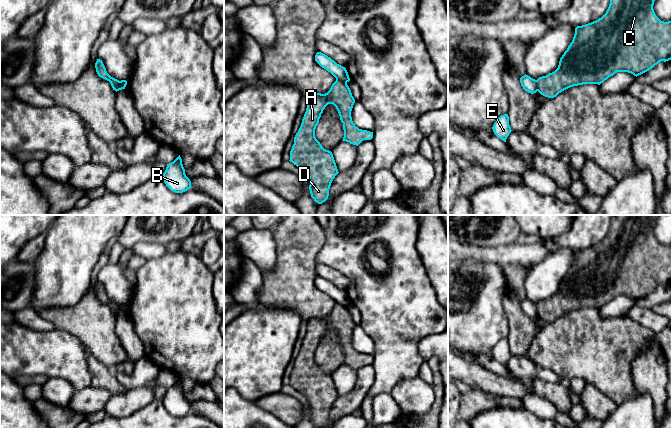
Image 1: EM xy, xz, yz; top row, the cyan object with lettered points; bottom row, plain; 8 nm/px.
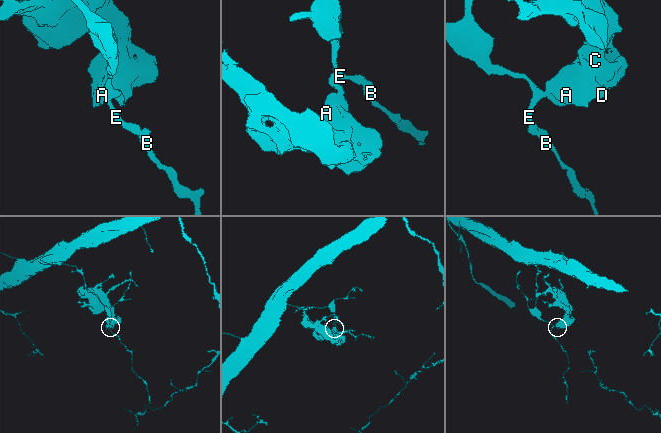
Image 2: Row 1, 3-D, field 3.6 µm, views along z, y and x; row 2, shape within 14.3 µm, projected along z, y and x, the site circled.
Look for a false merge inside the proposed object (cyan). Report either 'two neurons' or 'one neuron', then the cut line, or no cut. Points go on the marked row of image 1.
two neurons; cut in xz along (336, 78), (346, 83)

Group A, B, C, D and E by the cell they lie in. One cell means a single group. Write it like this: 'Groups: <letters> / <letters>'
Groups: A C D / B E

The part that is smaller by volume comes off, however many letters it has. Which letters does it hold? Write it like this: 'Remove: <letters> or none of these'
Remove: A, C, D

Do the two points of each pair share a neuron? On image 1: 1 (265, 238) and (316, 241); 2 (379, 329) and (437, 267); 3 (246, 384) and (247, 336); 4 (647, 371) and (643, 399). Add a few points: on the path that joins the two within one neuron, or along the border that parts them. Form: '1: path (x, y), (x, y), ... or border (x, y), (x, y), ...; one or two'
1: border (271, 230), (274, 236), (276, 261); two
2: border (419, 254), (437, 298); two
3: path (247, 372), (247, 348); one
4: border (638, 391), (645, 392), (650, 396), (655, 414); two

